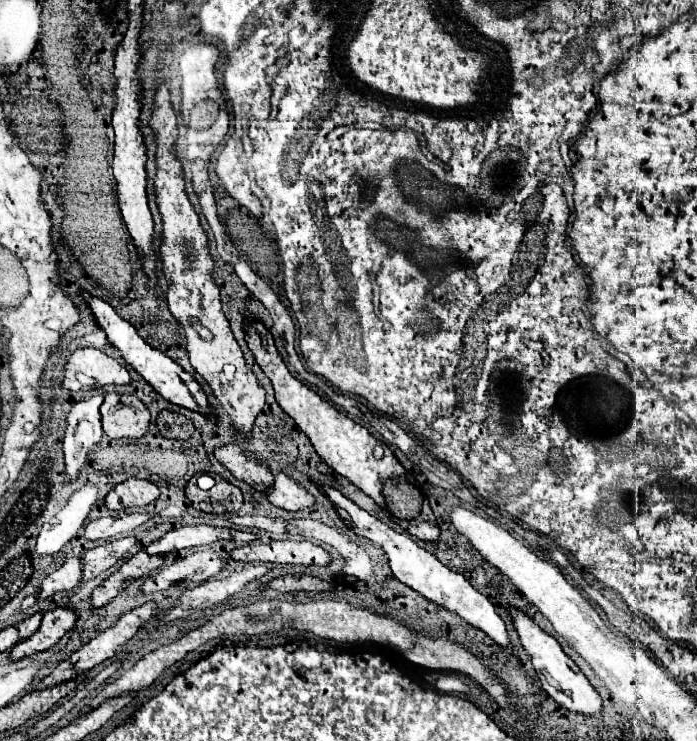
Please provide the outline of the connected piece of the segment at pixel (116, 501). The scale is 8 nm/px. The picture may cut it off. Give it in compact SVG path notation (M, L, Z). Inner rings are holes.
M129 478L117 484L105 498L105 506L109 510L121 510L129 506L147 506L149 502L159 498L159 488L149 480Z

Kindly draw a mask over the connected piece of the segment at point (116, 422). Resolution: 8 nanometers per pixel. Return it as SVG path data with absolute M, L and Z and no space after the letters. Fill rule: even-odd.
M107 392L105 404L107 406L101 406L101 416L103 416L103 430L109 438L141 438L147 432L149 408L135 394Z

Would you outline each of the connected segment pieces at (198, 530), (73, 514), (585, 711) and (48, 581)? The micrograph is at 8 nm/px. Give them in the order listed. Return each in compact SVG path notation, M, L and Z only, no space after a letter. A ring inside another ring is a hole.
M199 524L199 526L183 526L183 528L175 528L171 532L167 532L161 540L149 544L145 548L145 552L149 554L169 554L173 550L181 550L181 548L195 548L195 546L211 546L213 542L221 540L221 538L231 538L231 530L229 528L217 528L217 526L209 526L209 524Z
M85 484L71 494L67 504L43 524L37 536L37 554L57 554L71 538L77 536L79 528L85 524L91 508L99 500L99 488L95 484Z
M511 608L511 616L517 628L517 634L521 638L523 648L531 654L531 662L535 668L539 668L539 680L543 684L543 690L563 708L575 712L575 714L583 714L583 716L599 716L603 712L603 700L601 696L595 692L595 688L589 684L589 680L585 678L585 674L575 666L575 662L561 650L561 646L557 644L557 640L549 634L545 634L529 616L525 616L519 610Z
M71 556L65 560L65 564L61 568L57 568L55 572L51 572L43 582L41 582L41 598L47 598L55 592L67 592L73 586L77 586L81 582L81 572L83 572L83 564L79 556Z

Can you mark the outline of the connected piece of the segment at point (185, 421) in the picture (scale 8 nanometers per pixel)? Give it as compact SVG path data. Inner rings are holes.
M161 410L157 414L155 422L157 422L157 430L165 438L187 440L195 432L195 424L187 416L179 414L179 412L173 412L173 410Z

